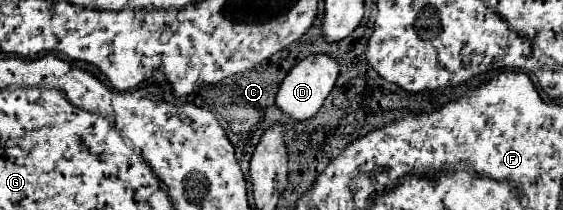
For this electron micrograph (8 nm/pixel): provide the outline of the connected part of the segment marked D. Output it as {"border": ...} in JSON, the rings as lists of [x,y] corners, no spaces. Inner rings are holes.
{"border":[[[324,54],[308,56],[302,62],[298,62],[282,80],[276,92],[276,106],[290,118],[290,122],[304,122],[322,108],[326,96],[334,88],[336,78],[338,78],[338,62],[334,58],[324,56]]]}

